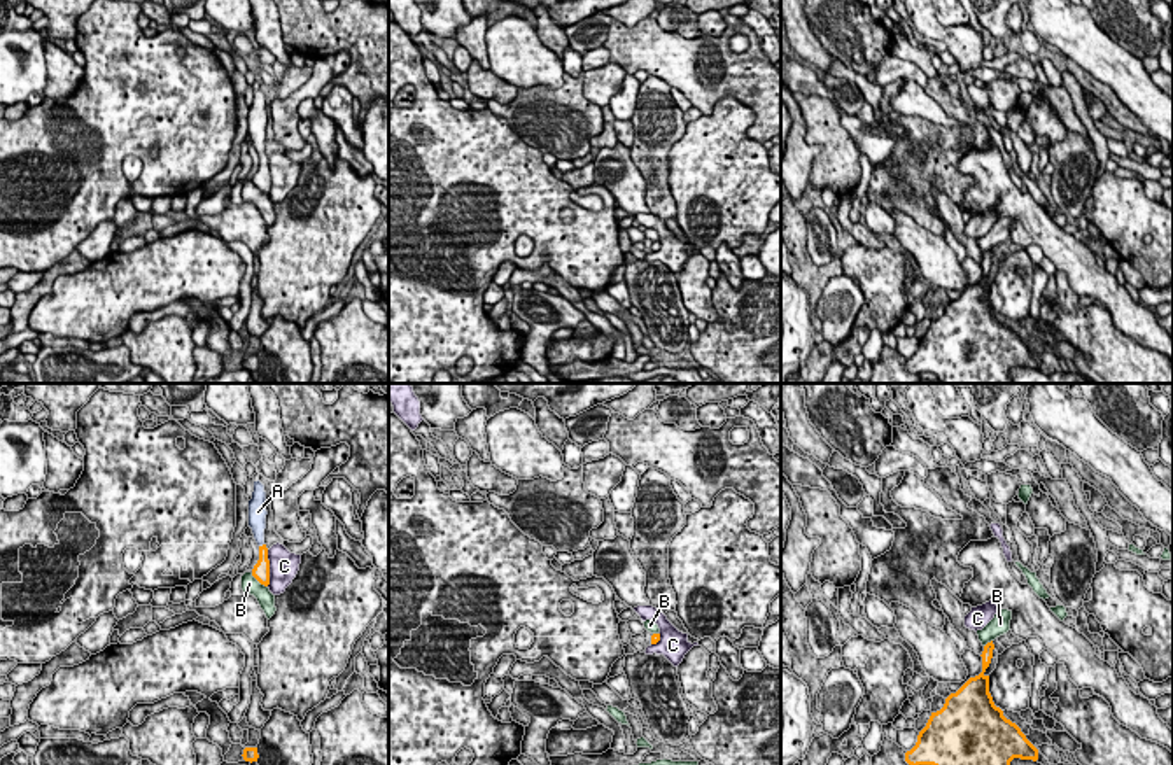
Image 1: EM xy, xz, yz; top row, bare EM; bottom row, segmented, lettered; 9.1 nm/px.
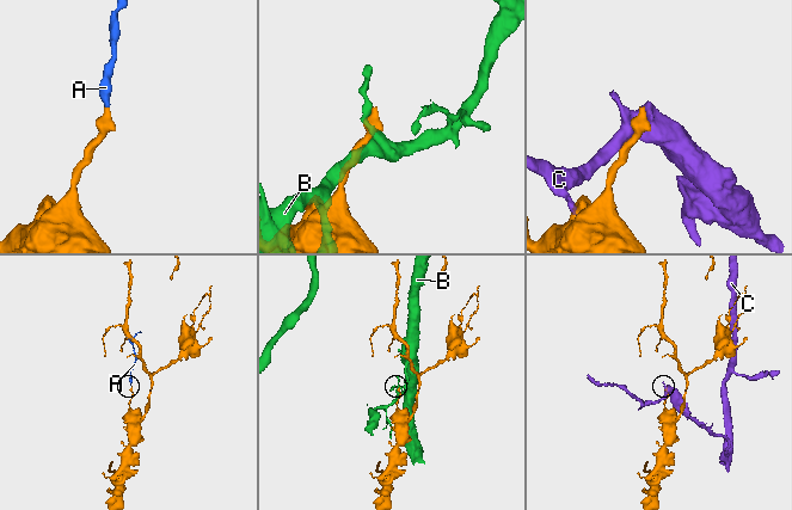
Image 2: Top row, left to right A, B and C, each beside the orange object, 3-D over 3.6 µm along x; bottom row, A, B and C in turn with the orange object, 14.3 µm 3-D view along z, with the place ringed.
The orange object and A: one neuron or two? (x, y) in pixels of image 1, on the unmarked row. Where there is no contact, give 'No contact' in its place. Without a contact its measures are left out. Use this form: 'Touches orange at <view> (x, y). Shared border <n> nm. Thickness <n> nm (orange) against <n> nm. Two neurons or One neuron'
Touches orange at xy (263, 153). Shared border 60 nm. Thickness 160 nm (orange) against 160 nm. One neuron

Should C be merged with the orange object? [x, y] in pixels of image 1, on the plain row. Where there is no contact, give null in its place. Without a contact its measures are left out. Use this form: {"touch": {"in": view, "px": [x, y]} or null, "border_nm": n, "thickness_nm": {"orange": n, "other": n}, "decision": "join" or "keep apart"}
{"touch": {"in": "xy", "px": [268, 175]}, "border_nm": 340, "thickness_nm": {"orange": 160, "other": 280}, "decision": "keep apart"}

